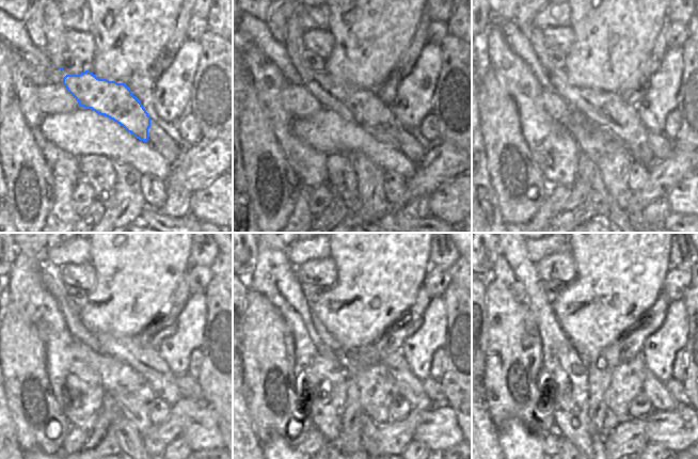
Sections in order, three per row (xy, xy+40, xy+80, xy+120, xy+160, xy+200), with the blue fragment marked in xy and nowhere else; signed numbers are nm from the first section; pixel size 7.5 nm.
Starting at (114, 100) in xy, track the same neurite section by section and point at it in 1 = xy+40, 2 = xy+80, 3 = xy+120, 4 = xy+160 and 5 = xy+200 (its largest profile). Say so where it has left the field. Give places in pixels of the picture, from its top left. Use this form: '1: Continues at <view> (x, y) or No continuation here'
1: Continues at xy+40 (365, 108)
2: Continues at xy+80 (611, 111)
3: Continues at xy+120 (146, 361)
4: Continues at xy+160 (409, 386)
5: Continues at xy+200 (653, 389)

